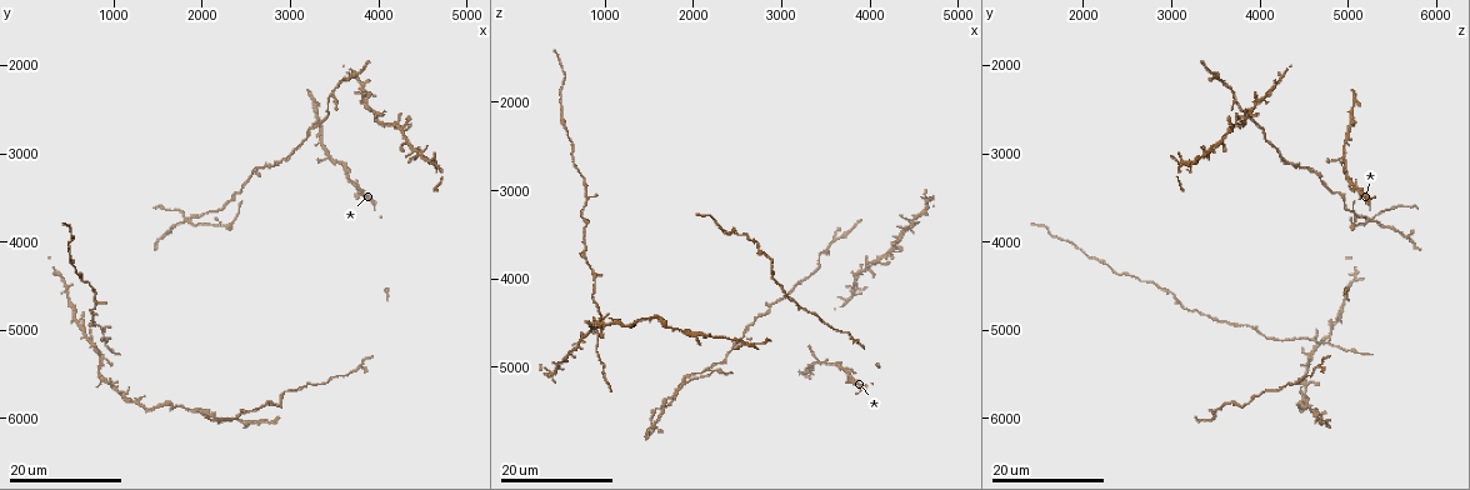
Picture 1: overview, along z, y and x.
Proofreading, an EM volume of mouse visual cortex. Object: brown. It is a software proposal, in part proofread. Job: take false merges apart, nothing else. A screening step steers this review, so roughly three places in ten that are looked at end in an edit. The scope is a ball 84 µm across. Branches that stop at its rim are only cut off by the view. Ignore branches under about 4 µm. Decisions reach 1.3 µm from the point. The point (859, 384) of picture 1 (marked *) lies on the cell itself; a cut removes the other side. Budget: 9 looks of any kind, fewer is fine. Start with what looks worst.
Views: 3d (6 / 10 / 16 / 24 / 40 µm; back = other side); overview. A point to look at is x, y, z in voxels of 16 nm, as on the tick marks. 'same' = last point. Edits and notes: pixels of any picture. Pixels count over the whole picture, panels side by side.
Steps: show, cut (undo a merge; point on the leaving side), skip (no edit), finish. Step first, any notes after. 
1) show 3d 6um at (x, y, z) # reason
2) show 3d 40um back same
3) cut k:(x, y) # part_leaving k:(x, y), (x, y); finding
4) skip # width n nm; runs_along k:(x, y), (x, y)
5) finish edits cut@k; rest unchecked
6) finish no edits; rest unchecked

show 3d 24um at (2250, 3800, 5050) # three arms meet

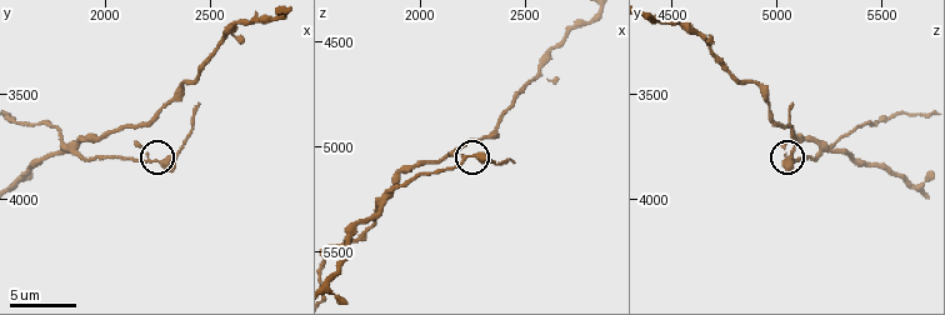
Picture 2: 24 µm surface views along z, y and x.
show 3d 6um at (2210, 3810, 5060) # closer look

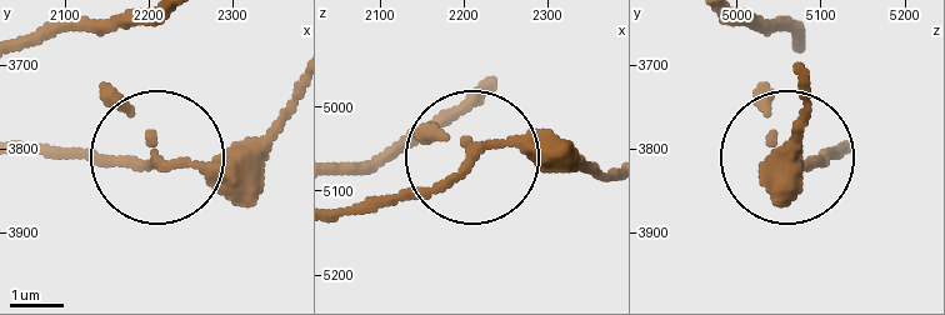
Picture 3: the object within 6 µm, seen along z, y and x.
skip # runs_along 3:(338, 216), (431, 189), (499, 140), (553, 140), (589, 163); one cell here

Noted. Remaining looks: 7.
show 3d 16um at (800, 5200, 4650)

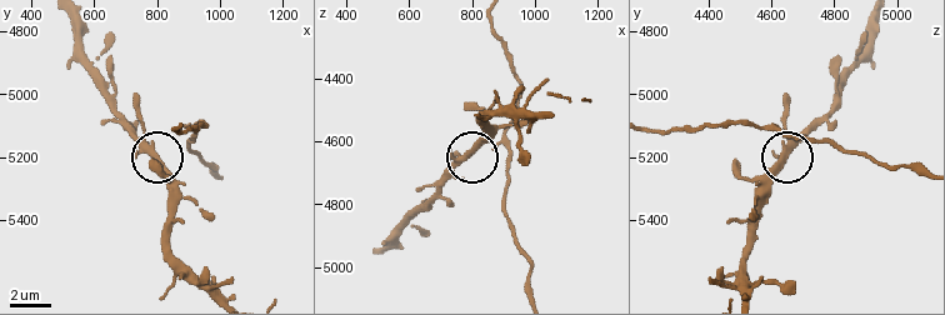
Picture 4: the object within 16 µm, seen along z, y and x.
show 3d 6um at (780, 5160, 4650)

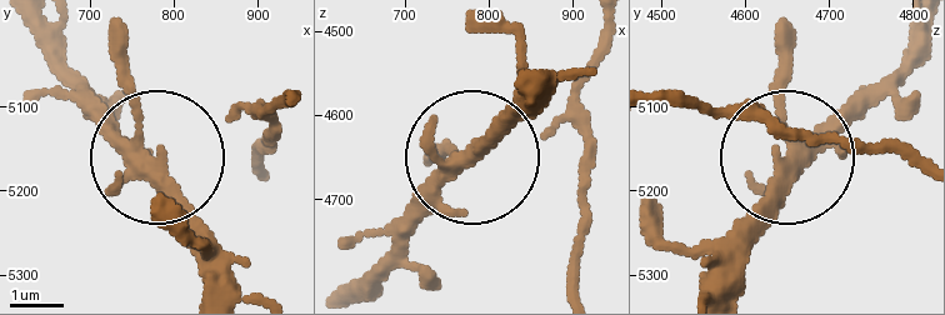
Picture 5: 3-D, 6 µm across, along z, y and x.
skip # width 260 nm; all the same cell

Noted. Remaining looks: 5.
show 3d 16um at (3850, 2450, 3950) # four or more arms meet

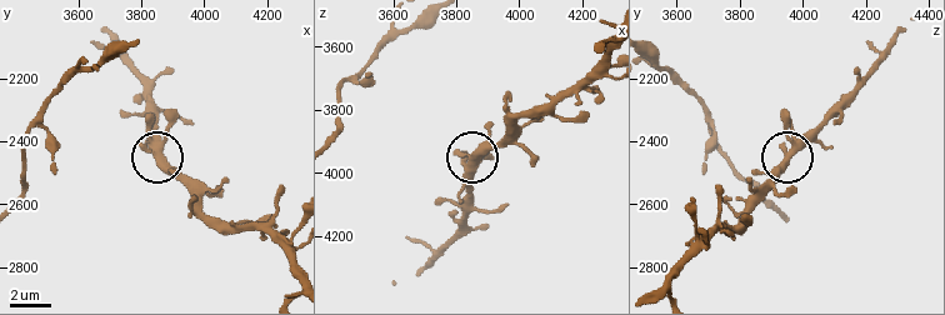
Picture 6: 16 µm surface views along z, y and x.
show 3d 10um at (3860, 2440, 3950)

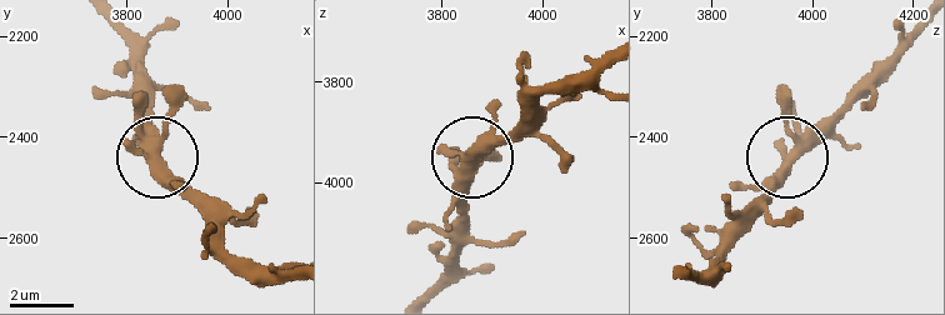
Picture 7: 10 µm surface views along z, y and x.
skip # side_arm 10 um; one cell here

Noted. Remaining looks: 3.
show 3d 24um at (3500, 2350, 3700) # side arm on a straight run

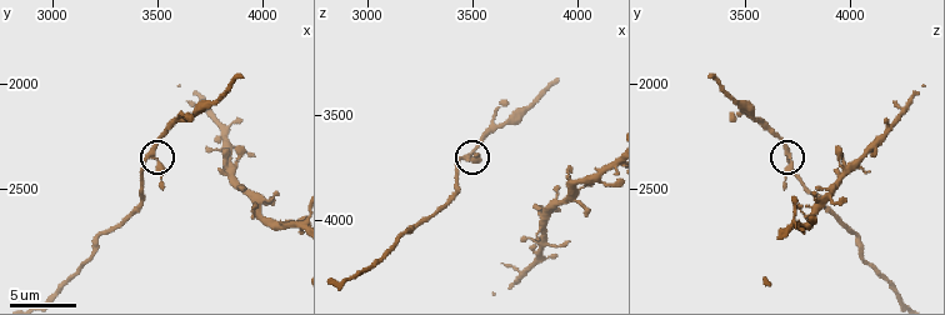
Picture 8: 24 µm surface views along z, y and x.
show 3d 6um at (3470, 2340, 3690)

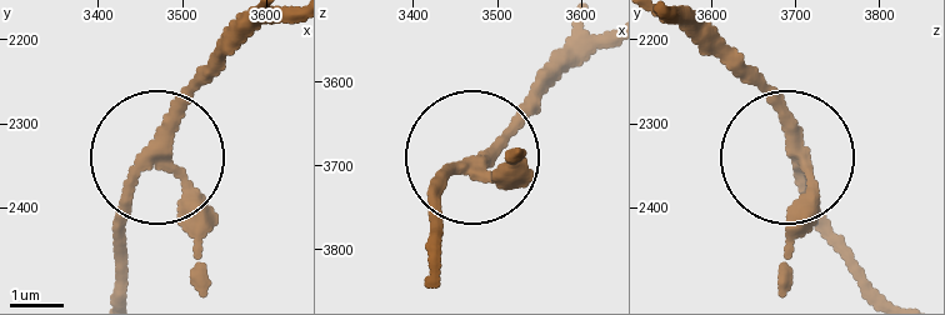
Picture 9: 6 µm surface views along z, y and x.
skip # arms 3; runs_along 9:(435, 256), (444, 180), (565, 73); one cell here

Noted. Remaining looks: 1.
finish no edits; rest unchecked

